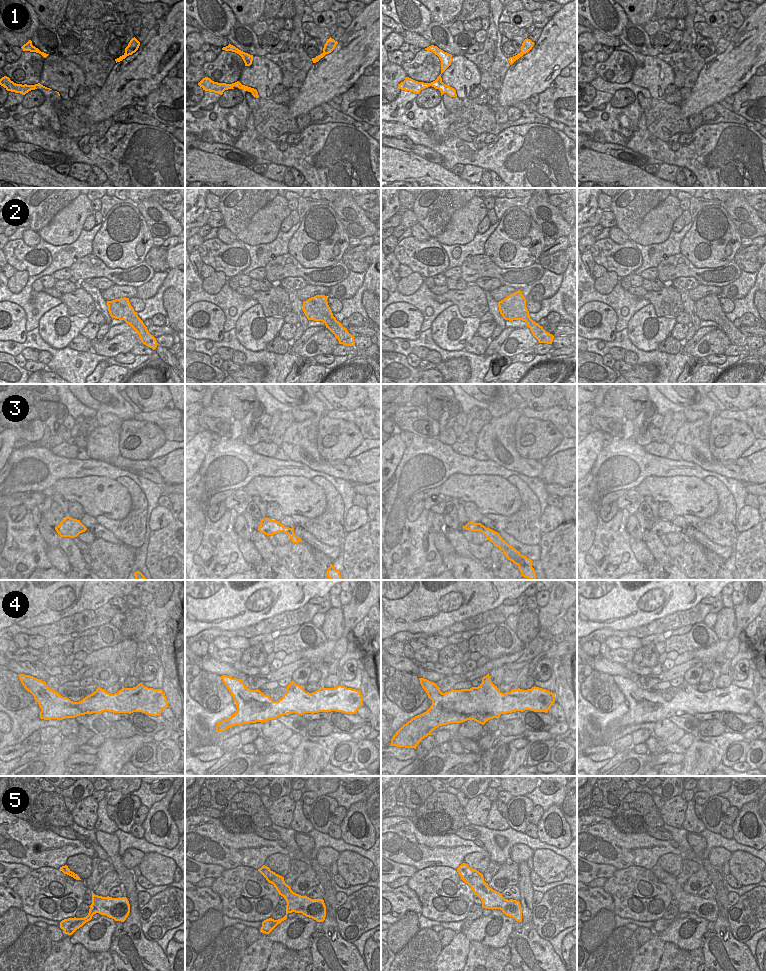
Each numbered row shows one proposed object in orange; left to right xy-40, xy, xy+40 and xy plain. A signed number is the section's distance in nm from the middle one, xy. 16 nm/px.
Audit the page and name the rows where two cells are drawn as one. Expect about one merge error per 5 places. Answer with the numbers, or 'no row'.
1

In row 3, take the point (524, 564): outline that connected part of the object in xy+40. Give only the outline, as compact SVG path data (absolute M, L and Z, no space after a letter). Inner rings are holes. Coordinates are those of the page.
M468 522L462 527L466 530L482 532L486 536L487 540L491 541L494 546L503 551L508 560L512 561L518 566L521 576L529 580L536 580L536 573L532 567L533 561L526 556L521 555L519 551L510 546L505 540L502 539L498 532L490 528L486 528L481 523L474 522Z

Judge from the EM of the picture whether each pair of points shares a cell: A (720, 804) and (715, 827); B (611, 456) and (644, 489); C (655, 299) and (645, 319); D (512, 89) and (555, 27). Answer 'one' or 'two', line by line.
A: one
B: two
C: two
D: one

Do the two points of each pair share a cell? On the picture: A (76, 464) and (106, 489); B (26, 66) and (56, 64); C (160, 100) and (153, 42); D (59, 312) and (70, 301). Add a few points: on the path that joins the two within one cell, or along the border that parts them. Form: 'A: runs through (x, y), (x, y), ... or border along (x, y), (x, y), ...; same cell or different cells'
A: border along (66, 477), (106, 476), (112, 480); different cells
B: border along (45, 58), (38, 82); different cells
C: border along (166, 75), (145, 96); different cells
D: border along (62, 302), (70, 315), (87, 316); different cells

